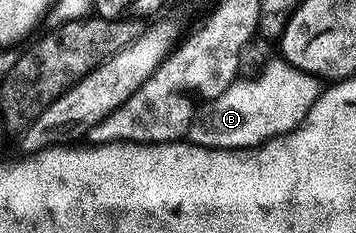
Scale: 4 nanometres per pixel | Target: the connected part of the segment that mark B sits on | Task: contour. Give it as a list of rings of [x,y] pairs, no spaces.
[[[284,58],[276,59],[258,74],[257,80],[238,78],[226,92],[208,101],[189,124],[188,143],[198,144],[204,148],[256,148],[272,137],[282,136],[300,128],[311,106],[315,106],[315,102],[321,97],[322,81],[309,72],[291,66]]]

